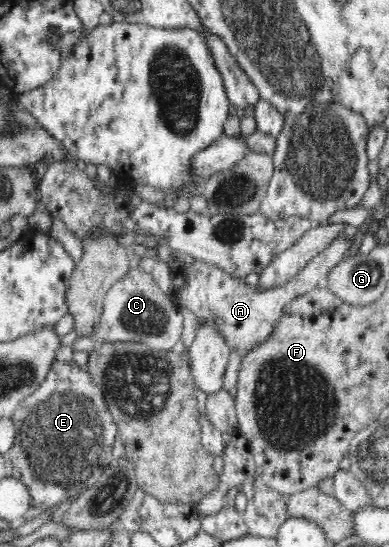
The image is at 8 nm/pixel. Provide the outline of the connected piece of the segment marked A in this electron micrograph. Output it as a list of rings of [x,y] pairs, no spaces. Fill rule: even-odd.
[[[337,237],[326,247],[326,250],[314,256],[304,268],[301,268],[287,284],[271,289],[248,285],[242,277],[230,276],[216,265],[194,261],[188,269],[184,268],[186,282],[175,291],[176,307],[193,312],[199,324],[210,320],[215,322],[219,335],[228,346],[231,349],[235,348],[243,356],[271,336],[284,308],[306,292],[324,284],[330,268],[347,256],[352,241],[354,239],[348,241]]]

